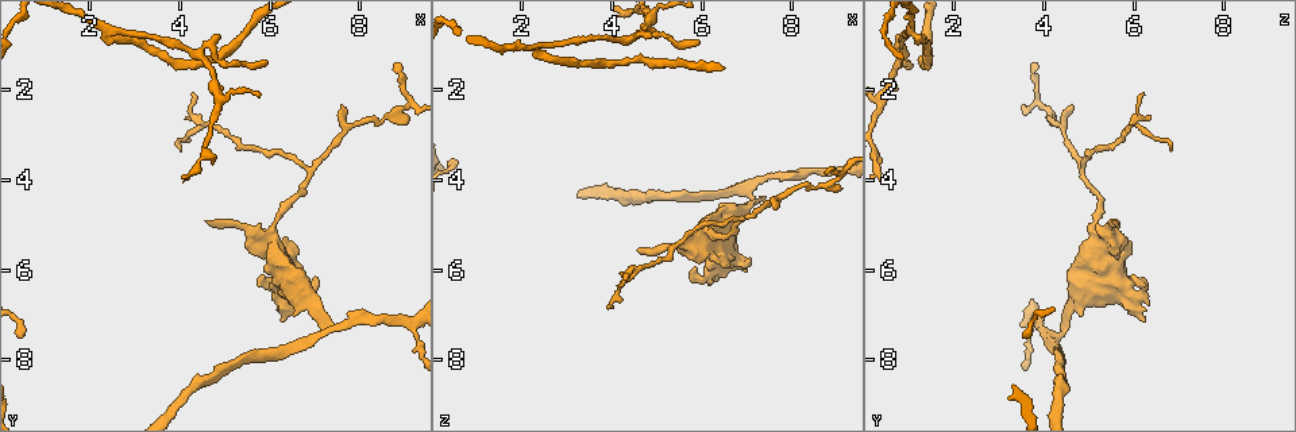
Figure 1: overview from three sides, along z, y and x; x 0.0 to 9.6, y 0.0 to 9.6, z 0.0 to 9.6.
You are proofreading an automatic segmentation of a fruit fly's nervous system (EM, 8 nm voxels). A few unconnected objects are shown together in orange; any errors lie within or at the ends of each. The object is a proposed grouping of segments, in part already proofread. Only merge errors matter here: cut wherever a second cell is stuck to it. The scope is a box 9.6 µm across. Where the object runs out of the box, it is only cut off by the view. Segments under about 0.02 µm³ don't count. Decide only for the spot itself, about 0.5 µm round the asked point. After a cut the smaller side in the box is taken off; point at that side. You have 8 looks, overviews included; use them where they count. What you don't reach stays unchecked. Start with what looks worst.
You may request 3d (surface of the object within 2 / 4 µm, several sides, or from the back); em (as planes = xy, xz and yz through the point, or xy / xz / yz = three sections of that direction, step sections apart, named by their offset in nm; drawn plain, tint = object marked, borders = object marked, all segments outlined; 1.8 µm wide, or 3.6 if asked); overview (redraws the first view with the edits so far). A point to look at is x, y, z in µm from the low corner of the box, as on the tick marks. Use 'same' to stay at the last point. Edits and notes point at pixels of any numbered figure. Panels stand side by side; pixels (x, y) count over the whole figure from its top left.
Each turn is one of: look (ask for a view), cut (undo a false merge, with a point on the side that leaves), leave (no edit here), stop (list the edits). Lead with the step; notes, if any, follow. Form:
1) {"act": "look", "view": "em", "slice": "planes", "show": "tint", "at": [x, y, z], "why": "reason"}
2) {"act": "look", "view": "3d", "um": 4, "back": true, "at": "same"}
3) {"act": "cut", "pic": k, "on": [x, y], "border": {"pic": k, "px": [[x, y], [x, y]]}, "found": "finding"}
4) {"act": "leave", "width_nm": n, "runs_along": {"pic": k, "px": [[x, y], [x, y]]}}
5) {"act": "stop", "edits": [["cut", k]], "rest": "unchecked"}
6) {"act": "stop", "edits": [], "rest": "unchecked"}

{"act": "look", "view": "em", "slice": "planes", "show": "tint", "at": [6.15, 6.60, 6.10], "why": "sharp bend"}

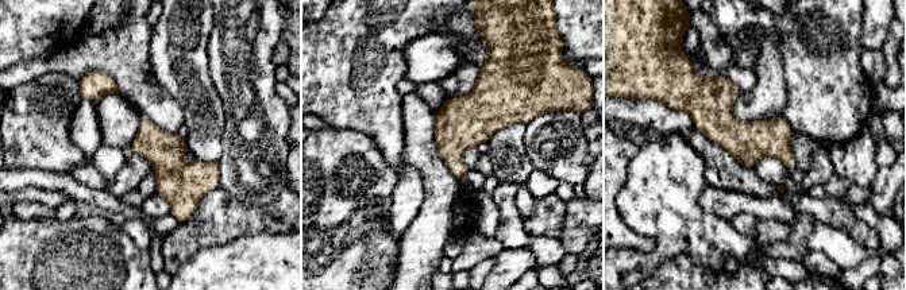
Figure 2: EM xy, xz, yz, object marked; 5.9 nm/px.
{"act": "leave", "found": "one cell here"}

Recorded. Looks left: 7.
{"act": "look", "view": "3d", "um": 2, "at": [7.10, 7.45, 4.35], "why": "three arms meet"}

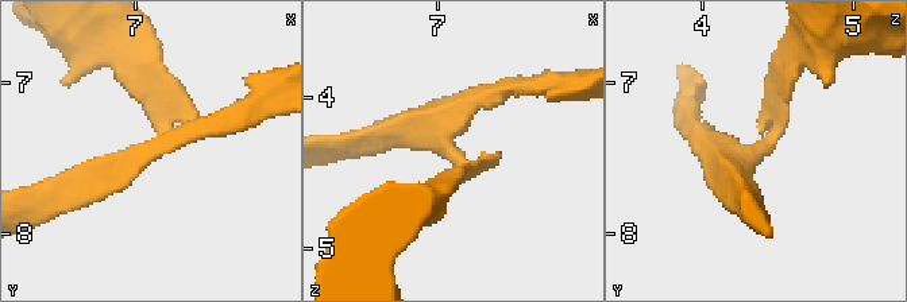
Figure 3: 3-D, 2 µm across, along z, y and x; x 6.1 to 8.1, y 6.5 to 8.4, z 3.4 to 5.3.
{"act": "look", "view": "em", "slice": "planes", "show": "plain", "at": [7.08, 7.48, 4.36]}

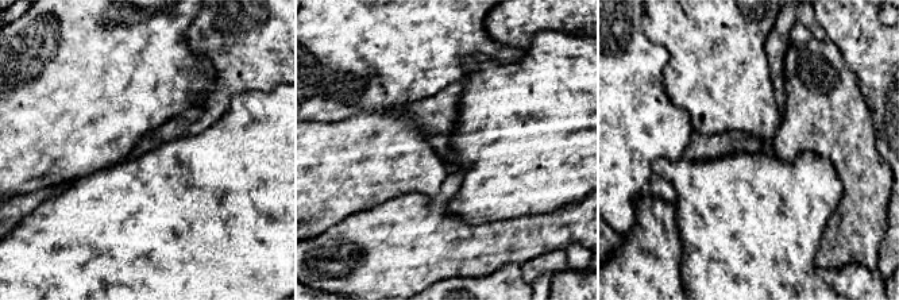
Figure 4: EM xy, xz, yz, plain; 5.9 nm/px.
{"act": "look", "view": "em", "slice": "planes", "show": "tint", "at": "same"}

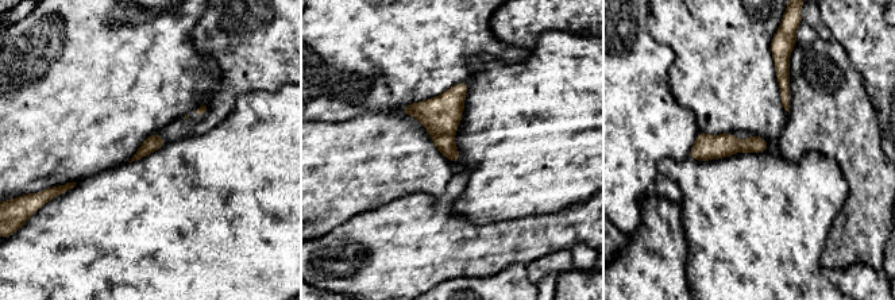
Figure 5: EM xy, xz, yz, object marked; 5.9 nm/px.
{"act": "leave", "runs_along": {"pic": 5, "px": [[764, 145], [708, 146], [694, 154]]}, "found": "continuous, no second cell"}

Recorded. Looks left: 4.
{"act": "look", "view": "em", "slice": "xy", "step": 8, "show": "plain", "at": [6.90, 3.85, 4.85], "why": "two arms in line, one across"}

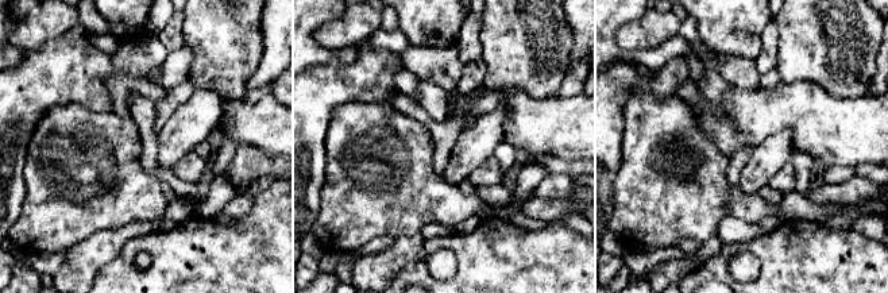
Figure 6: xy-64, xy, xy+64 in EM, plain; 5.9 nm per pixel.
{"act": "look", "view": "em", "slice": "xy", "step": 8, "show": "tint", "at": "same", "why": "with the object marked"}

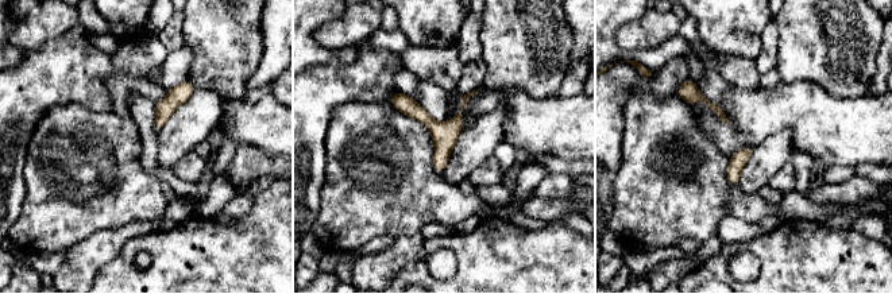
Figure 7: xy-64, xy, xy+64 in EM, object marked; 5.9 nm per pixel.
{"act": "leave", "runs_along": {"pic": 7, "px": [[396, 97], [440, 134], [439, 169]]}, "found": "continuous, no second cell"}

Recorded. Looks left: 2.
{"act": "stop", "edits": [], "rest": "unchecked"}

